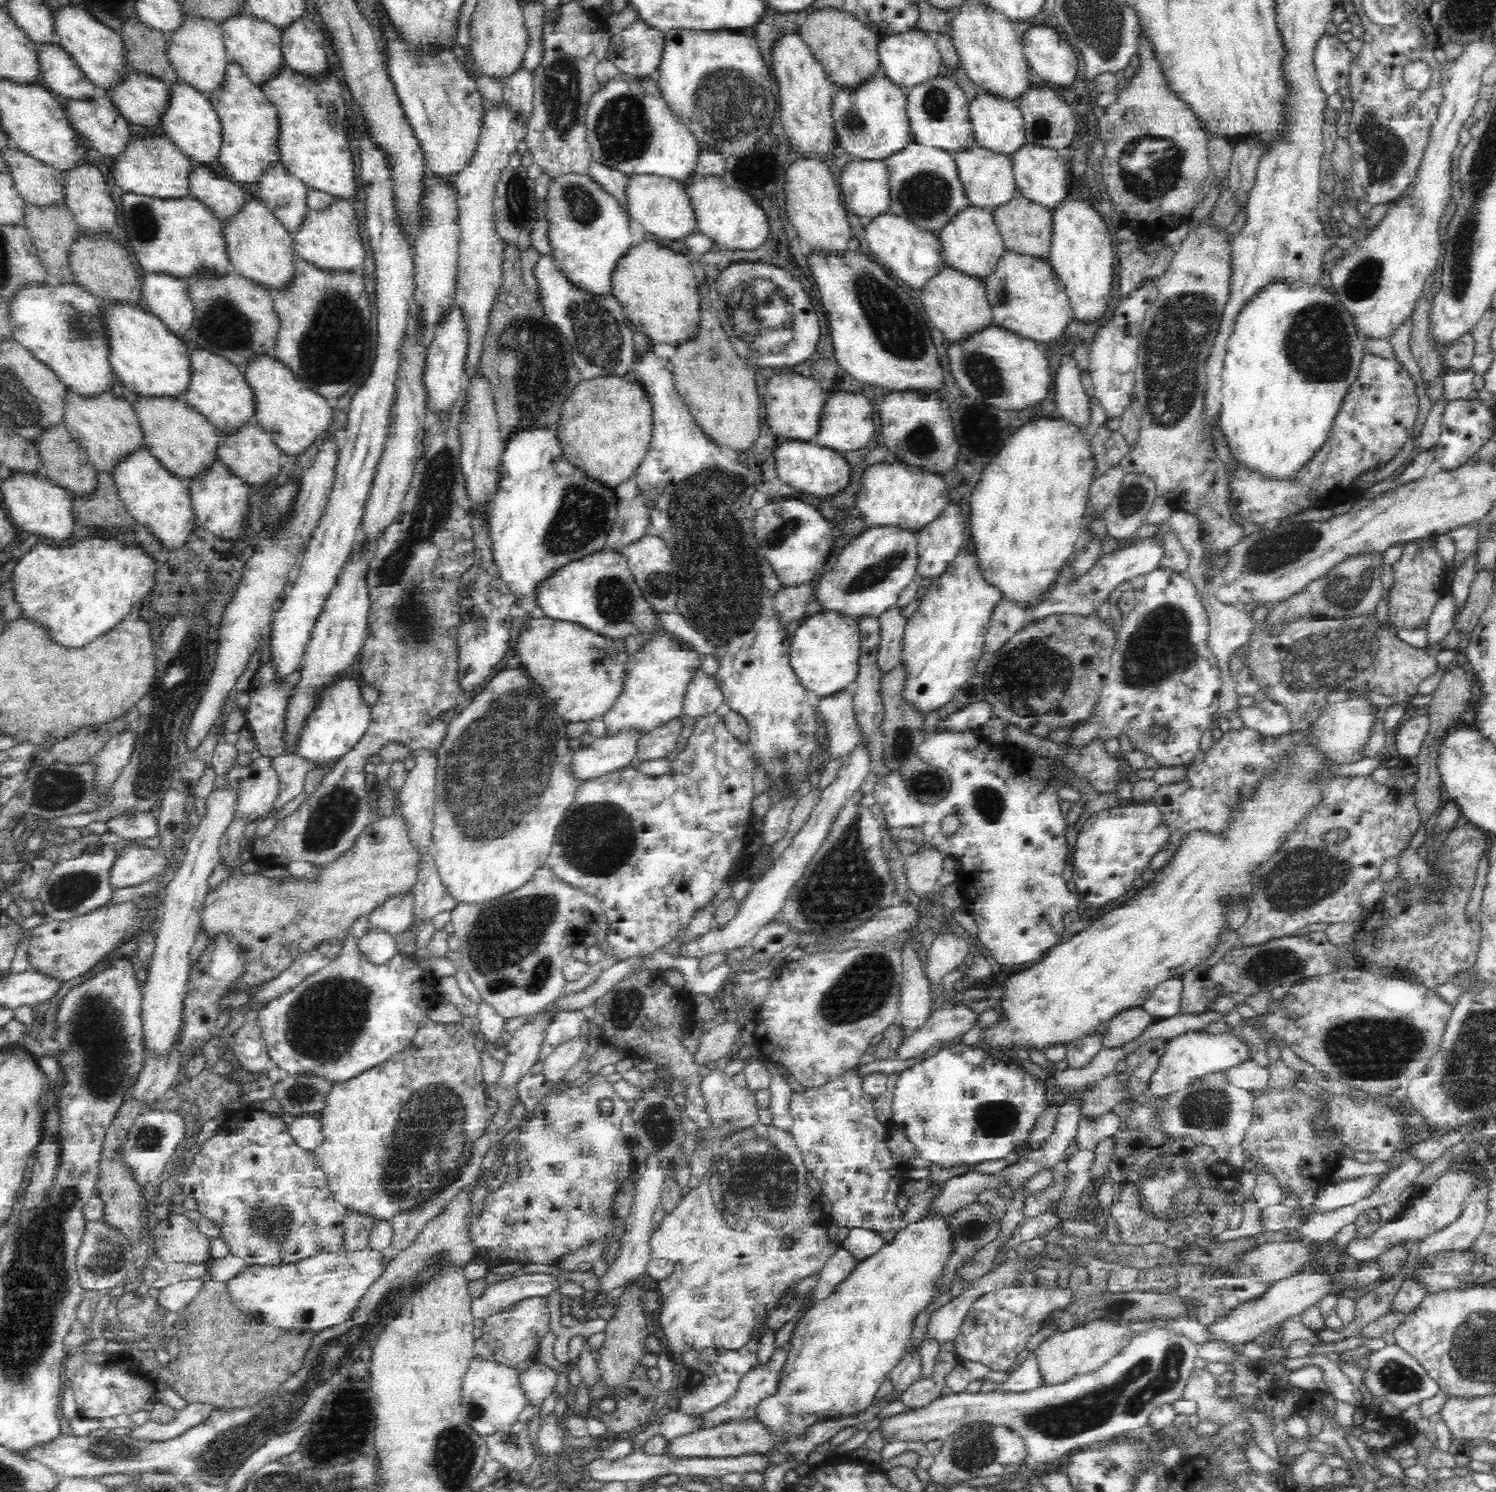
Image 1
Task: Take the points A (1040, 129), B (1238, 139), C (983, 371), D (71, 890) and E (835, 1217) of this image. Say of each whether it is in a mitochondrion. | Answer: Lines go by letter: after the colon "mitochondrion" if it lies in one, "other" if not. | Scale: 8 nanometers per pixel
A: mitochondrion
B: other
C: mitochondrion
D: mitochondrion
E: other

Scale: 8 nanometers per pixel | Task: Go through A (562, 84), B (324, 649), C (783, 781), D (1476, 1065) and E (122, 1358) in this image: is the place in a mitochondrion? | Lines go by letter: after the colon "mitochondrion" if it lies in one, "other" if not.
A: mitochondrion
B: other
C: mitochondrion
D: mitochondrion
E: other

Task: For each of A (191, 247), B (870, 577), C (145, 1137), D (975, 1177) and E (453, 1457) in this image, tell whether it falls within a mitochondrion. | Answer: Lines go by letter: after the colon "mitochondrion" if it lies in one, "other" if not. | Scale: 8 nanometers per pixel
A: other
B: mitochondrion
C: mitochondrion
D: other
E: mitochondrion

